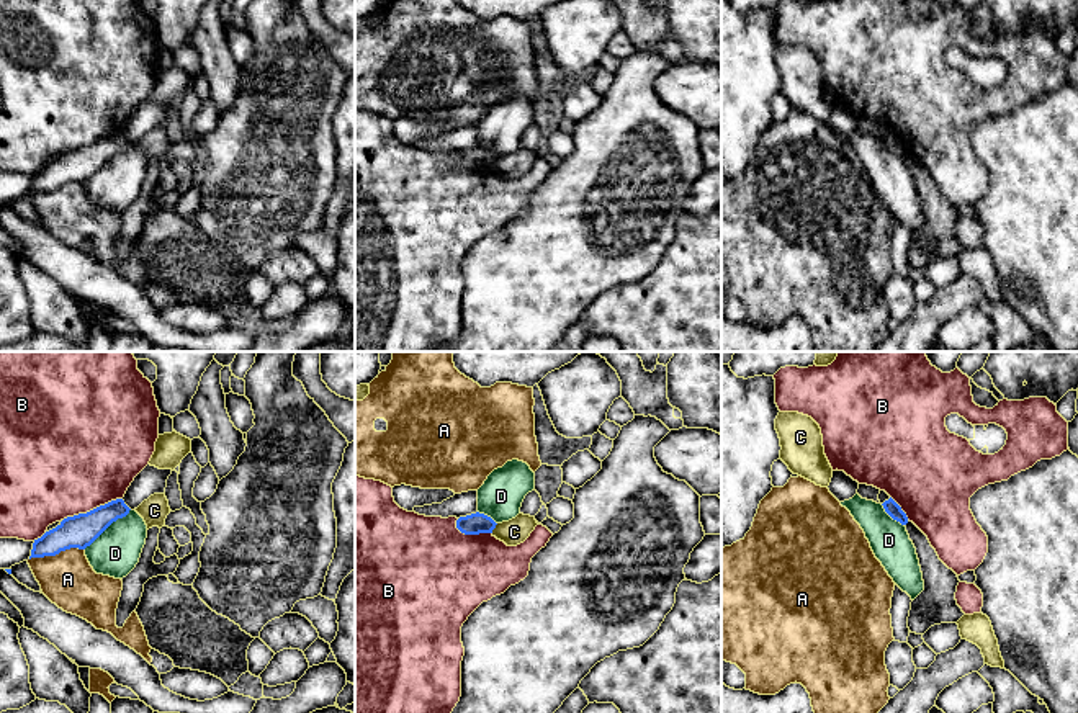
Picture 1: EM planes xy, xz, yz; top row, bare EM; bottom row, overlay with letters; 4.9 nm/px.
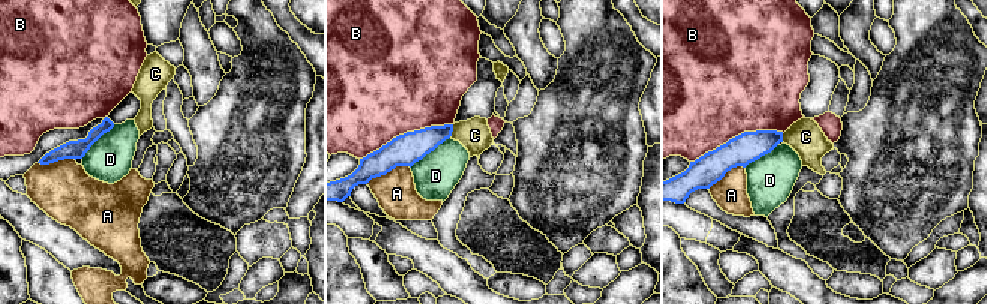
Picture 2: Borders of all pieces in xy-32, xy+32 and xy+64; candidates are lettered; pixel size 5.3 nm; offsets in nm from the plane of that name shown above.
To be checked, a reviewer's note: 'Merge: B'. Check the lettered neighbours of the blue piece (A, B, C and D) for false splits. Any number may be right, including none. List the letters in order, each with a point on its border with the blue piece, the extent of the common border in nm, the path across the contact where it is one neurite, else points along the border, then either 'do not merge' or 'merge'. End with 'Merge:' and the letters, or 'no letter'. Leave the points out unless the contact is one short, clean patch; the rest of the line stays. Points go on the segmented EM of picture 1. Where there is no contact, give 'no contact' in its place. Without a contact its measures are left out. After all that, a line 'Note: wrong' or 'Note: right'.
A: xy (56, 553) | 280 nm | do not merge
B: xy (94, 509) | 320 nm | do not merge
C: xz (494, 527) | 60 nm | along xz (498, 524), (491, 532) | do not merge
D: xy (107, 527) | 300 nm | along xy (130, 509), (84, 548) | do not merge
Merge: no letter
Note: wrong

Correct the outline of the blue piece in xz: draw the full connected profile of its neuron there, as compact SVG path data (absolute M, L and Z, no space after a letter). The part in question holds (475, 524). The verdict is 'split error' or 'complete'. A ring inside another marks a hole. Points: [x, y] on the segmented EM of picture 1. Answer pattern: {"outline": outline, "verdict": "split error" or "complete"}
{"outline": "M471 513L456 520L456 528L465 535L492 533L496 522L484 513Z", "verdict": "complete"}

